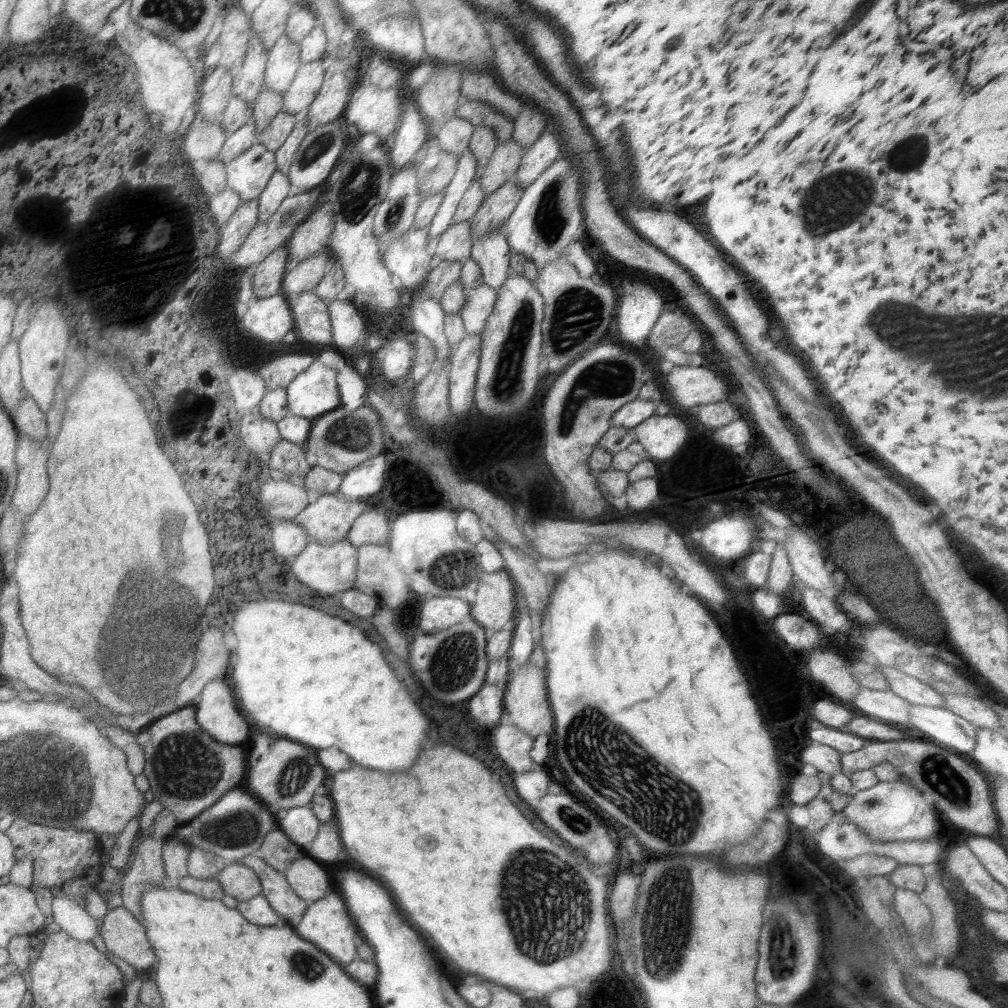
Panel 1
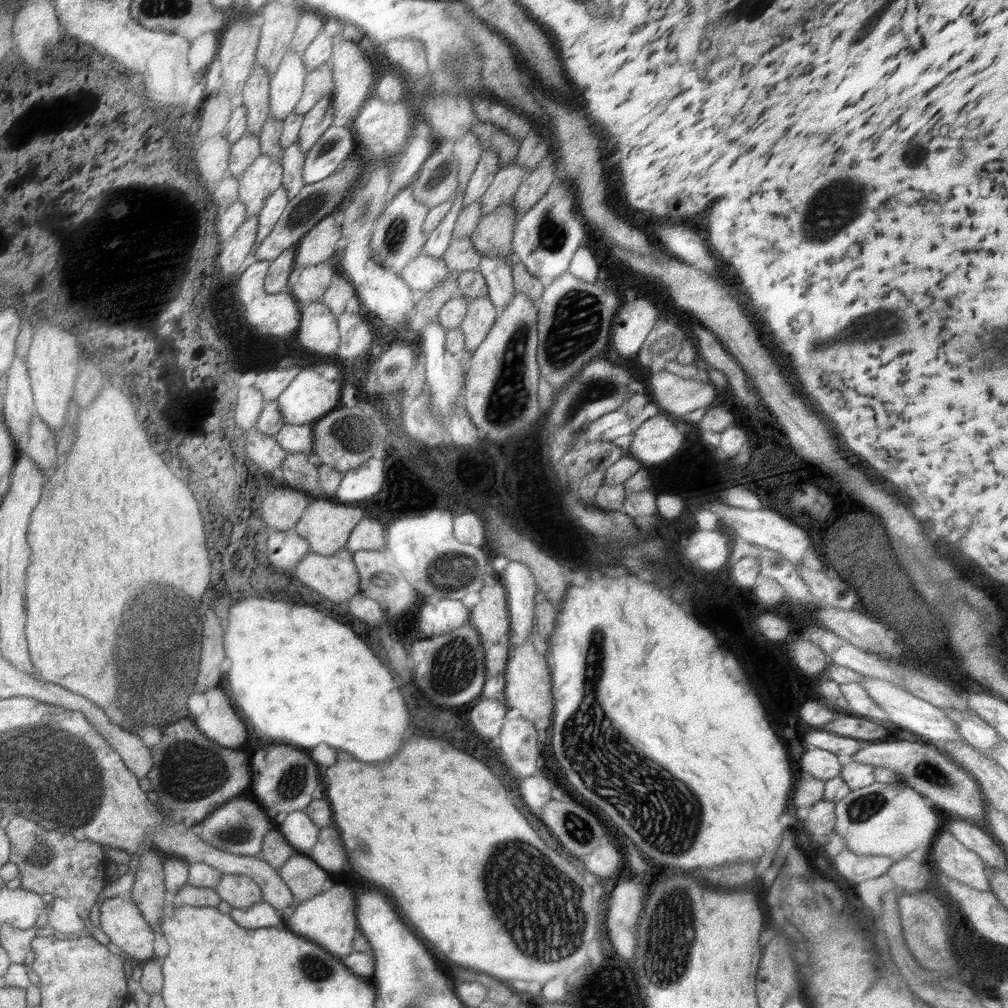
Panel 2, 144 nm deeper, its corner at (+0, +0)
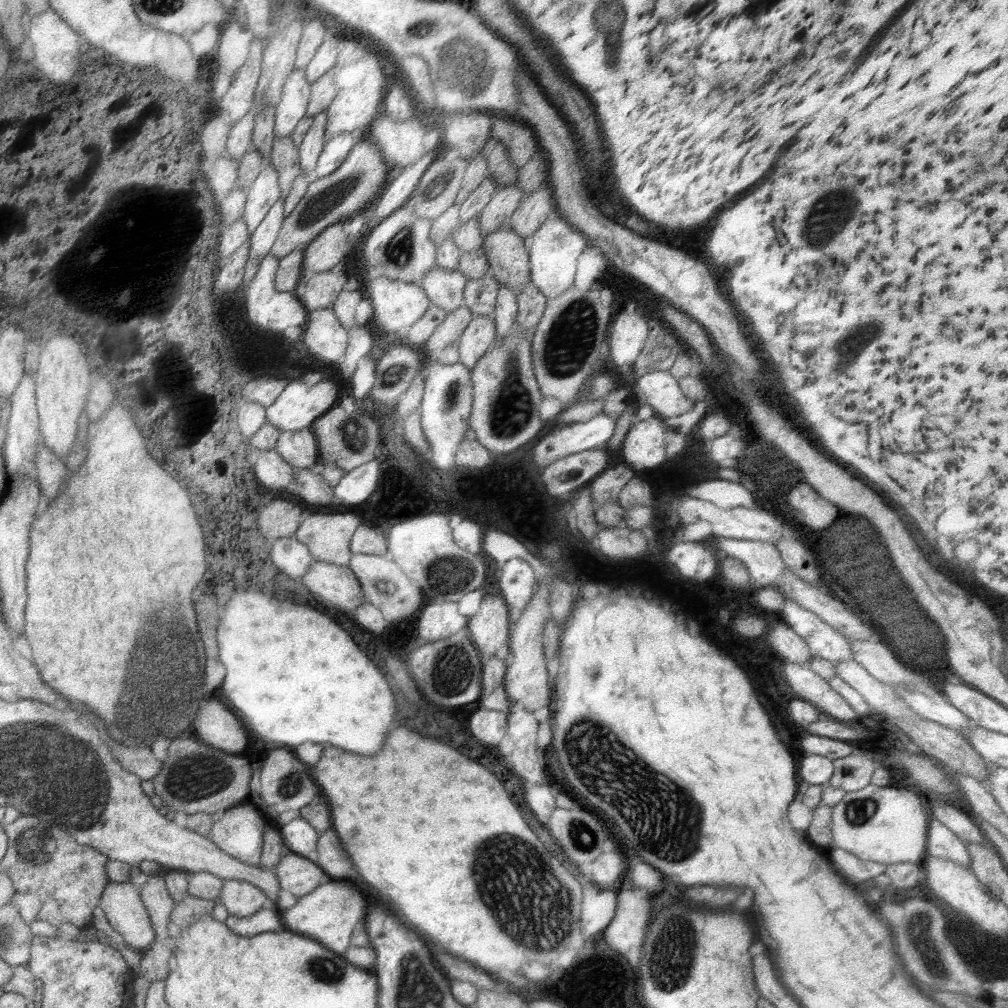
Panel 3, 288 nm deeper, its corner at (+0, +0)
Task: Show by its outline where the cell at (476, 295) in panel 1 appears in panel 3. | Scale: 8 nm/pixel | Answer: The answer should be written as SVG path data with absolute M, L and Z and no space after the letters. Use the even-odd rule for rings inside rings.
M473 314L471 322L465 326L459 338L459 364L471 370L495 340L497 340L495 320L485 314Z

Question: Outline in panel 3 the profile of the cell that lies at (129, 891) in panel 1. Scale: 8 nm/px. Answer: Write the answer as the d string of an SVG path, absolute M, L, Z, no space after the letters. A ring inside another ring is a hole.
M165 870L151 874L143 886L137 888L143 908L147 912L147 918L151 922L151 928L155 930L155 946L153 952L143 952L141 954L141 970L139 978L143 976L149 984L153 982L163 982L167 978L167 968L163 966L169 958L169 952L163 948L163 940L167 936L167 924L169 924L169 914L175 906L175 900L167 894L165 880L163 880Z

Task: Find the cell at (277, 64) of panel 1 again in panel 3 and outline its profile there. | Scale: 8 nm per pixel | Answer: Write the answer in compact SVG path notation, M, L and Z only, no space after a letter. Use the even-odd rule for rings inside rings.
M295 70L287 76L281 88L281 100L277 102L275 110L275 136L289 136L297 122L305 116L307 104L311 98L311 84L307 82L305 70Z

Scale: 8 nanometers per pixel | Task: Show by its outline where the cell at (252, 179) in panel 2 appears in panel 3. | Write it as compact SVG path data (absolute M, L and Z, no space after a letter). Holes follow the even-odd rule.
M263 164L261 172L253 180L251 186L245 188L245 212L243 218L247 222L247 232L253 234L253 230L261 224L269 208L281 198L279 188L279 174L271 164Z

